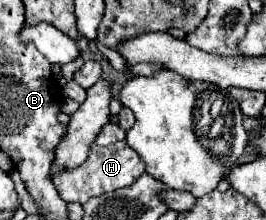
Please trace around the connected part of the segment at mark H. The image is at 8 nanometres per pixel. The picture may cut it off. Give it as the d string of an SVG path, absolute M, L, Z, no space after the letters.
M115 142L111 146L93 144L87 160L81 166L53 172L53 184L65 202L85 204L93 196L101 196L105 192L113 192L113 190L133 184L143 172L145 172L145 164L141 162L139 154L131 150L125 142Z

